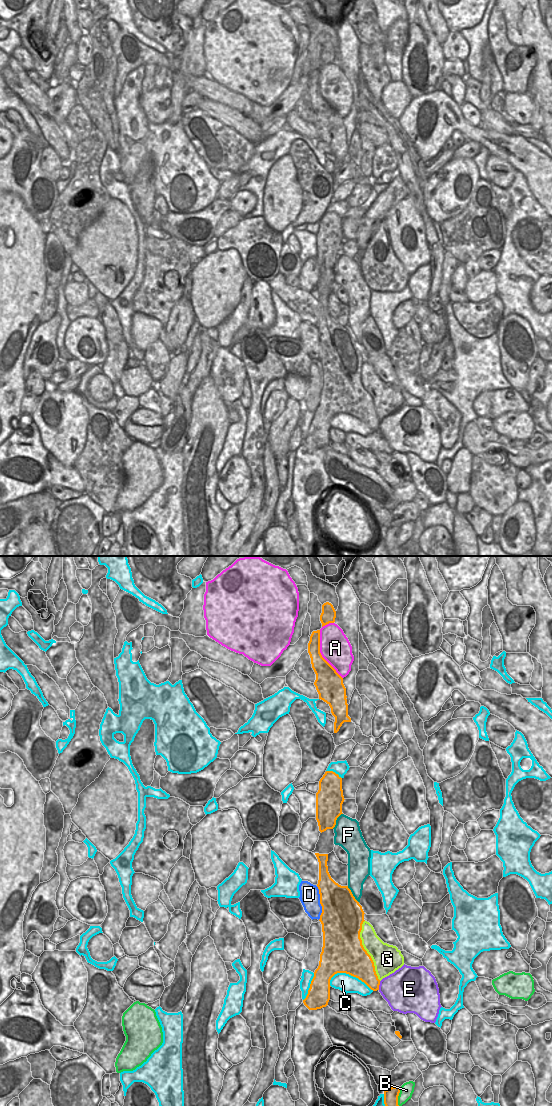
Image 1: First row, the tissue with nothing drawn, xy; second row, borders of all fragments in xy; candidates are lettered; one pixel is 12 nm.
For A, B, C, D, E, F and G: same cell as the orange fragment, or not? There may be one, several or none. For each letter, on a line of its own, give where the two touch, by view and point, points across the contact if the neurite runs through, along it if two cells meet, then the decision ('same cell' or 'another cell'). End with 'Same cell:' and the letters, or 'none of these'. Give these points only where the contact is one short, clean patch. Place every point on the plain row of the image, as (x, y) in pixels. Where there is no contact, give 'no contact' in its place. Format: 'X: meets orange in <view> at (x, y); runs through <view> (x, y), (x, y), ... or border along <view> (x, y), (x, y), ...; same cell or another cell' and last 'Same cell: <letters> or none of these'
A: meets orange in xy at (320, 94); another cell
B: meets orange in xy at (397, 537); another cell
C: meets orange in xy at (351, 415); another cell
D: meets orange in xy at (320, 343); another cell
E: meets orange in xy at (379, 424); border along xy (380, 421), (378, 429); another cell
F: meets orange in xy at (335, 261); another cell
G: meets orange in xy at (365, 390); another cell
Same cell: none of these

